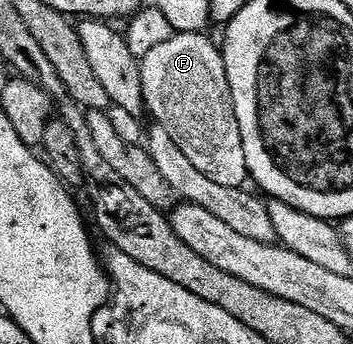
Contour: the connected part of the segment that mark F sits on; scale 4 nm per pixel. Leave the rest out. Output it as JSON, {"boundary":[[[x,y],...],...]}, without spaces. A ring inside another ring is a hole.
{"boundary":[[[207,33],[178,34],[159,44],[140,64],[142,72],[142,88],[147,109],[156,113],[155,121],[174,136],[174,144],[186,152],[190,164],[198,168],[198,172],[210,176],[218,184],[226,184],[226,188],[243,187],[249,181],[246,168],[246,148],[242,148],[242,132],[238,128],[238,116],[234,108],[234,96],[230,92],[230,66],[224,63],[220,50],[207,38]]]}

